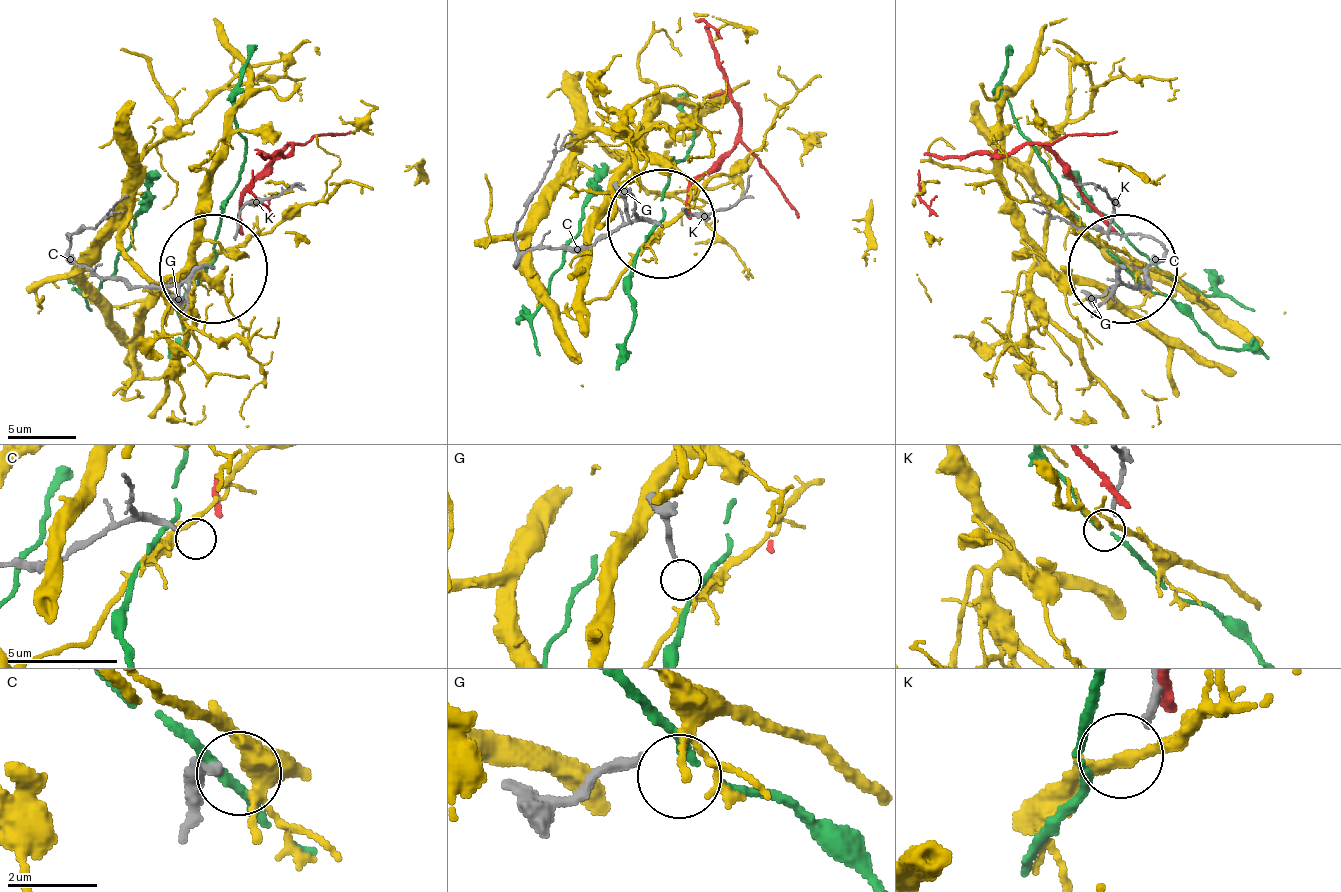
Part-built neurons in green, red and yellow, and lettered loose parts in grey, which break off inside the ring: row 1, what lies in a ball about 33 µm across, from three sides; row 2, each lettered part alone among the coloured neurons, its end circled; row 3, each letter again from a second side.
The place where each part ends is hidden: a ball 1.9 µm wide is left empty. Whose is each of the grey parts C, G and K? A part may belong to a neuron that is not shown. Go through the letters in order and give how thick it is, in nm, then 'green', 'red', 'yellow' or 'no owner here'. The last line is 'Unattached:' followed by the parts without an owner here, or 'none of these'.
C: 240 nm | no owner here
G: 190 nm | green
K: 170 nm | no owner here
Unattached: C, K

